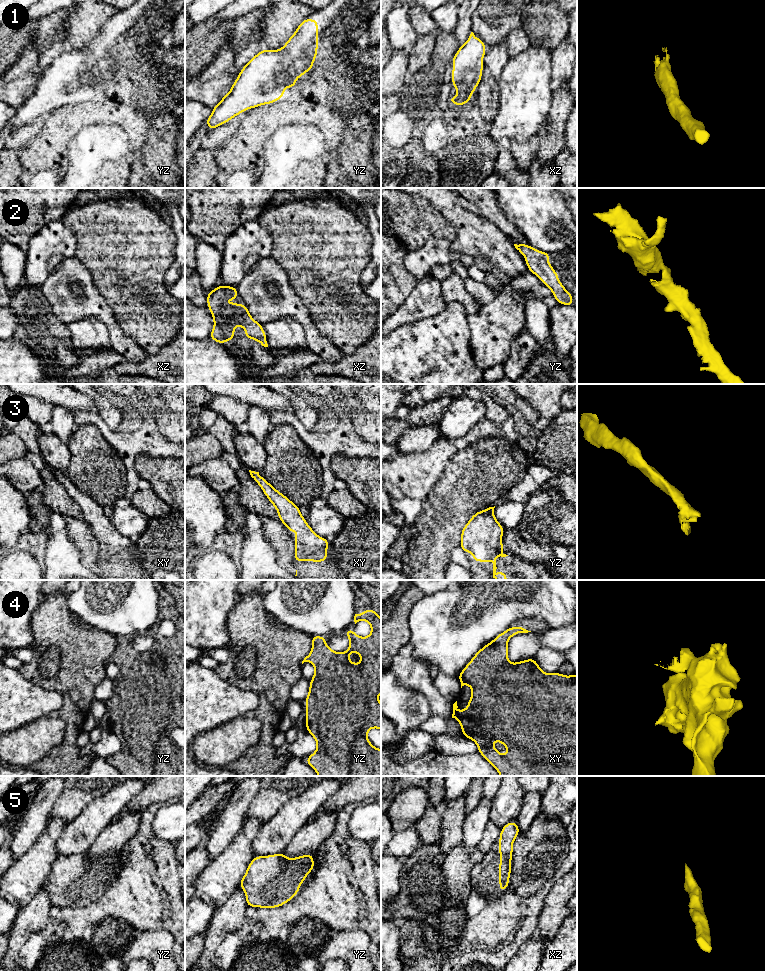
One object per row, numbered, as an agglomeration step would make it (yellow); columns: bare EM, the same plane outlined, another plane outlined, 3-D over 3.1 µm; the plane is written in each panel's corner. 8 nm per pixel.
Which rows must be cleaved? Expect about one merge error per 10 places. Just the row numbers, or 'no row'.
no row

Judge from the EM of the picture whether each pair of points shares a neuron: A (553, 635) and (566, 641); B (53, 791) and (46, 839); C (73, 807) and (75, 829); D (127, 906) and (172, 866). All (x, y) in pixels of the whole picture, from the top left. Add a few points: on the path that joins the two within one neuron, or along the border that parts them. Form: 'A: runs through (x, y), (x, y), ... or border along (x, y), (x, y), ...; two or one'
A: runs through (556, 638), (563, 639); one
B: border along (49, 822), (35, 841); two
C: border along (91, 803), (69, 822); two
D: runs through (135, 895), (160, 870); one

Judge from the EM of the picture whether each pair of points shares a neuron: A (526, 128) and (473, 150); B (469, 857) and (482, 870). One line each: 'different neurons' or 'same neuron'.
A: different neurons
B: different neurons

